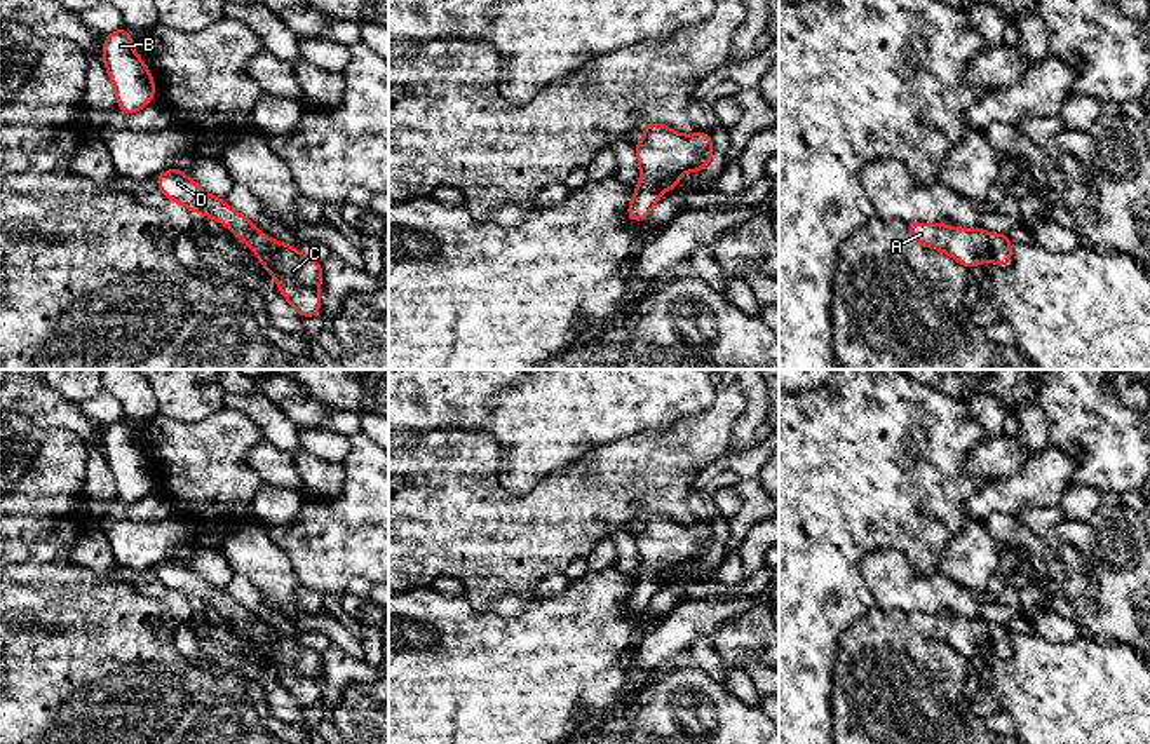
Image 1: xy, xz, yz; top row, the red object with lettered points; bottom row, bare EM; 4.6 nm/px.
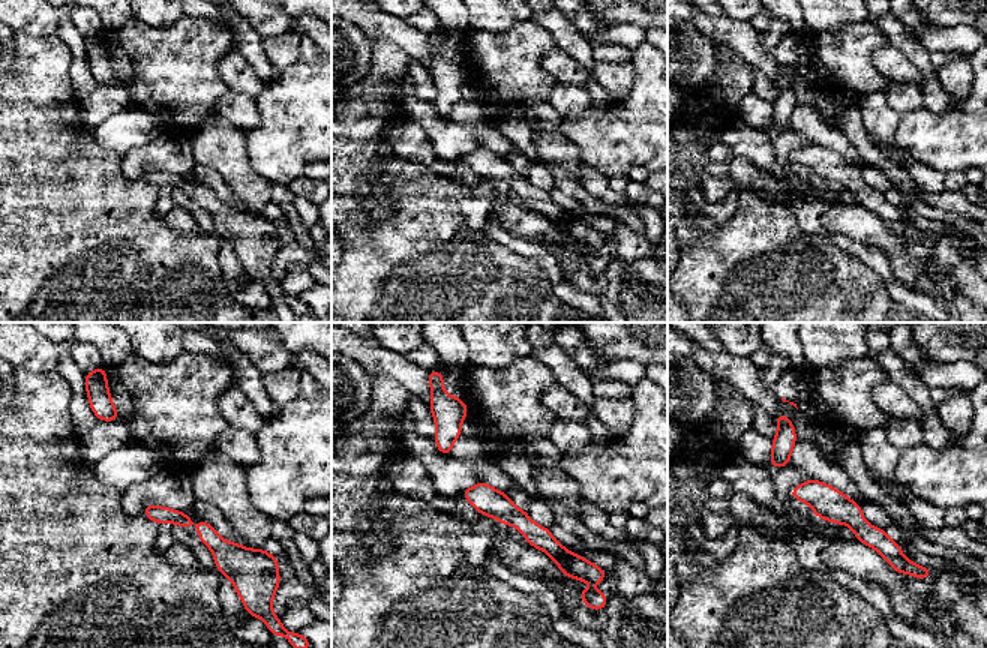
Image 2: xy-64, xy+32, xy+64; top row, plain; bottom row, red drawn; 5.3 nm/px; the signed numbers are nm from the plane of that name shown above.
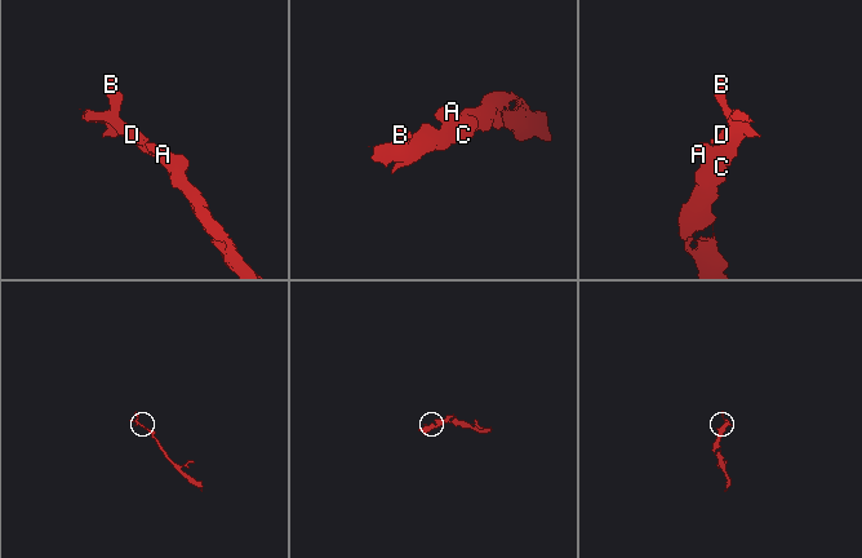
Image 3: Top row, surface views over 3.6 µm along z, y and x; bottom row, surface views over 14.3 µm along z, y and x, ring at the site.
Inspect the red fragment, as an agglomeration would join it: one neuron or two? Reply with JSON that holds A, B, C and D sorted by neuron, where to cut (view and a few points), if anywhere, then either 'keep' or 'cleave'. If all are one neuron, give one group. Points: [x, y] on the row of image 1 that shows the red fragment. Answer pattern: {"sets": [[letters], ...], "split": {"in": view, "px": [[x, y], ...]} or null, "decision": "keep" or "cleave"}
{"sets": [["A", "B", "C", "D"]], "split": null, "decision": "keep"}

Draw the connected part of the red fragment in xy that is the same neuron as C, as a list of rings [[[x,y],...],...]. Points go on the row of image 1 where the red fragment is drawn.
[[[178,167],[160,172],[155,181],[167,200],[214,218],[253,247],[258,261],[275,277],[282,296],[301,317],[314,317],[321,312],[321,263],[298,253],[289,244],[270,240],[249,218],[230,209],[225,199],[207,193]]]

